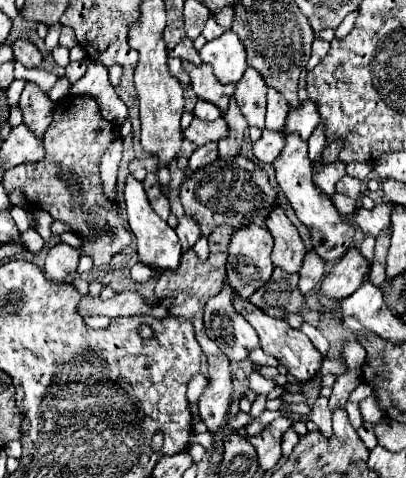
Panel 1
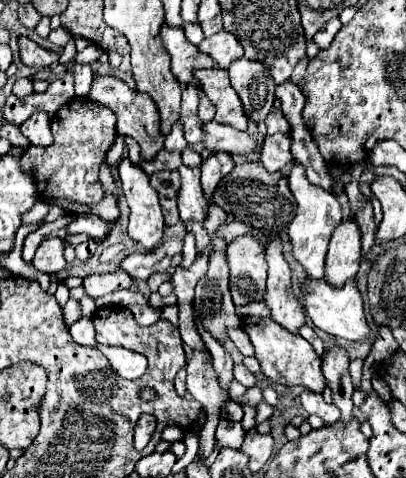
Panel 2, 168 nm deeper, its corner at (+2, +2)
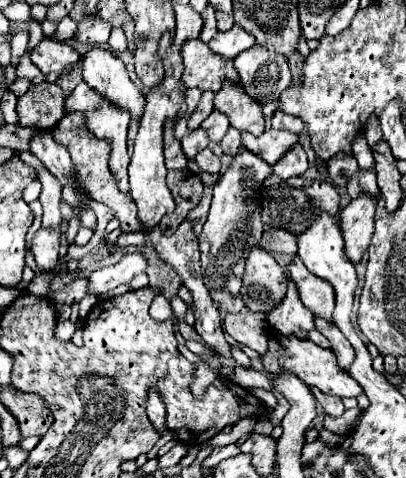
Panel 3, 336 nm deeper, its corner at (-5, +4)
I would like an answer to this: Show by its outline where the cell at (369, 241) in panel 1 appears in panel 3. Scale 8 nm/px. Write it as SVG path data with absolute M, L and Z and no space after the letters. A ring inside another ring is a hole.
M359 132L359 134L355 136L353 156L355 156L355 160L359 162L359 168L361 168L361 170L371 170L371 168L375 166L371 148L369 148L369 144L367 144L367 140L365 140L365 132Z

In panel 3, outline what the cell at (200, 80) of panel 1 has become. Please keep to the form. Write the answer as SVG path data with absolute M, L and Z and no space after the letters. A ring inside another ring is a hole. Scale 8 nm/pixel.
M223 82L223 88L215 94L215 110L227 114L231 126L239 132L251 132L259 136L265 130L261 104L245 94L245 90L237 84Z

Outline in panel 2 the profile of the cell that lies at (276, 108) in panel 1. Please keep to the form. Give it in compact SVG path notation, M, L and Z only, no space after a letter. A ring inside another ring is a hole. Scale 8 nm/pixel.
M278 98L274 102L272 112L266 116L266 126L268 126L268 134L276 134L276 132L284 132L286 134L290 130L290 124L288 124L288 120L284 118L284 114L280 110L280 100Z

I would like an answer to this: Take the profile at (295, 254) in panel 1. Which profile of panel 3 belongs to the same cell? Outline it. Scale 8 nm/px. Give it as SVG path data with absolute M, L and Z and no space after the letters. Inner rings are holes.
M289 282L289 290L283 302L273 312L269 312L267 322L279 334L297 336L301 340L305 340L313 330L313 312L303 306L293 282Z

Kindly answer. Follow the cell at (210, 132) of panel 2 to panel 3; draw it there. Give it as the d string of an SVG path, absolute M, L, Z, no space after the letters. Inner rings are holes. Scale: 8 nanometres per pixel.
M267 130L261 136L245 132L241 134L241 142L247 150L261 156L267 164L273 166L285 152L289 152L299 142L299 136L287 130Z

